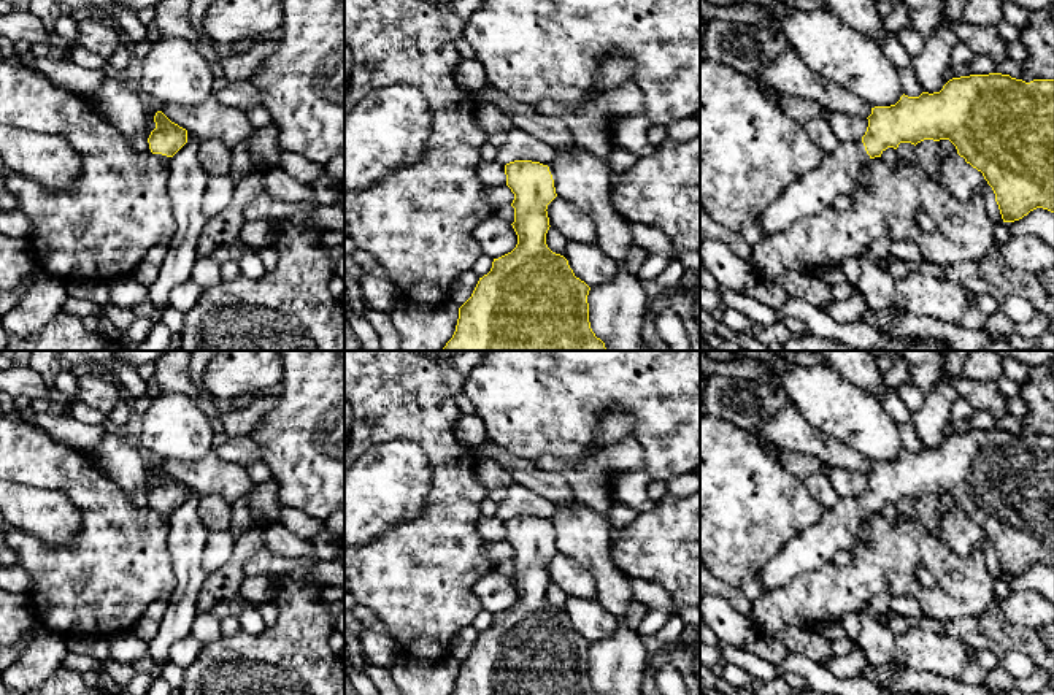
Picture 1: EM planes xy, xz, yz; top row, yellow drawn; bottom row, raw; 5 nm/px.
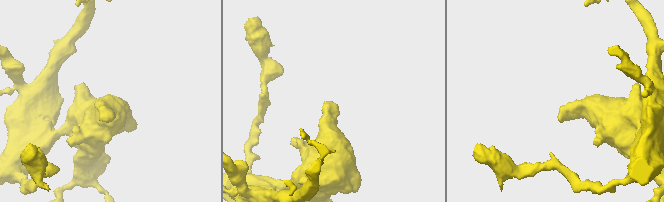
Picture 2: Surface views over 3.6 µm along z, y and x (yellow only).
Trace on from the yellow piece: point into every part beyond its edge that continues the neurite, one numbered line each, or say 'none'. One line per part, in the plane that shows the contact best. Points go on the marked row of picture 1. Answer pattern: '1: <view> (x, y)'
1: yz (837, 173)

